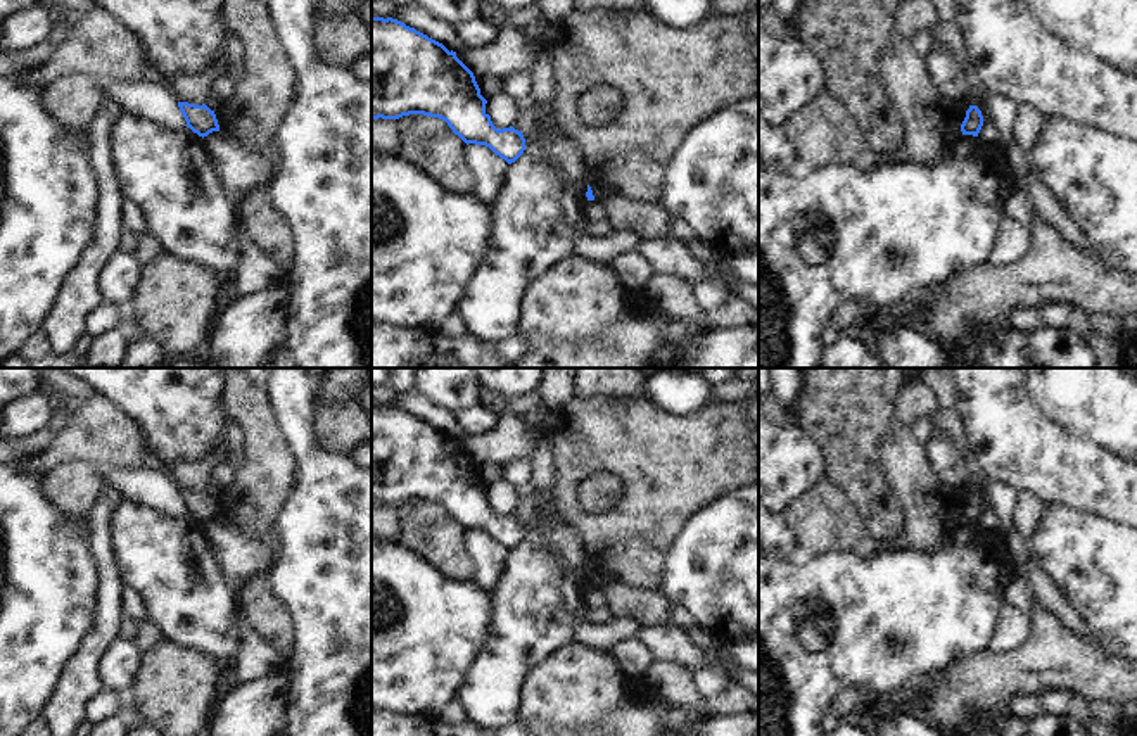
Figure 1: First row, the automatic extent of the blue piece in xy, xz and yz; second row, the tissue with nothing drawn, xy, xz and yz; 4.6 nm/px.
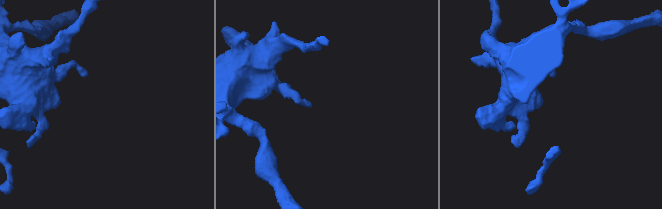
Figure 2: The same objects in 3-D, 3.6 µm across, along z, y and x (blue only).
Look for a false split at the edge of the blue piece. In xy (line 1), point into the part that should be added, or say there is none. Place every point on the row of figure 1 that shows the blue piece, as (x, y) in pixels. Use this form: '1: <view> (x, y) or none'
1: none

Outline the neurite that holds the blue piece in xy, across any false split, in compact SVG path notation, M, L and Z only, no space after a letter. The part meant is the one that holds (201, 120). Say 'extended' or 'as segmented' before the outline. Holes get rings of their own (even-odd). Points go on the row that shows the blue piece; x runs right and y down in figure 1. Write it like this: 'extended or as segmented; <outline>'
as segmented; M178 102L178 107L187 121L187 128L199 136L204 138L213 131L219 131L216 114L206 104L195 105L188 102Z

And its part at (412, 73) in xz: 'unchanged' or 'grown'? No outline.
unchanged

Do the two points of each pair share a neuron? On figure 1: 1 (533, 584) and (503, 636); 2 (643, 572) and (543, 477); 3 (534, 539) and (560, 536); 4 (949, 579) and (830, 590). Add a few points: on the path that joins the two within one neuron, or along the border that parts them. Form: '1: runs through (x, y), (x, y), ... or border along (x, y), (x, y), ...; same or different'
1: runs through (533, 596), (533, 607), (515, 624); same
2: border along (546, 446), (553, 479), (552, 493); different
3: border along (552, 510), (541, 527), (543, 550), (565, 572); different
4: runs through (920, 590), (859, 590); same

